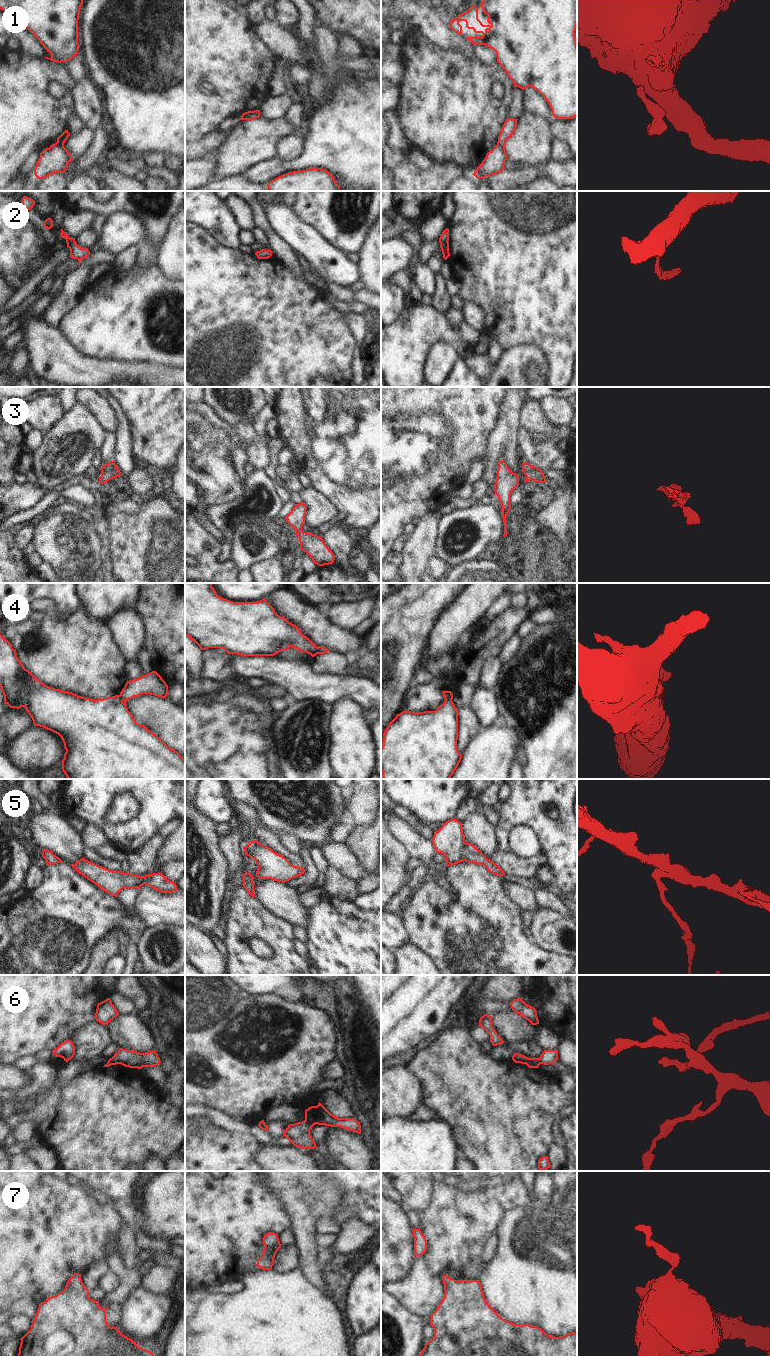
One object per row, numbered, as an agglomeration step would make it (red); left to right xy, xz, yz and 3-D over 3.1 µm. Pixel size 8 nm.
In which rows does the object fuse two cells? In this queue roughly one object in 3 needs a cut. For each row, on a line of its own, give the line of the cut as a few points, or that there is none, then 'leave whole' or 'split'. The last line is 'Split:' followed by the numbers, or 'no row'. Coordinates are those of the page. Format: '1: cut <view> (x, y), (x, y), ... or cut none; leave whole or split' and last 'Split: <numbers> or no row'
1: cut xy (55, 143), (63, 145); split
2: cut none; leave whole
3: cut none; leave whole
4: cut xz (316, 647), (317, 653); split
5: cut none; leave whole
6: cut xz (305, 1118), (314, 1124); split
7: cut none; leave whole
Split: 1, 4, 6

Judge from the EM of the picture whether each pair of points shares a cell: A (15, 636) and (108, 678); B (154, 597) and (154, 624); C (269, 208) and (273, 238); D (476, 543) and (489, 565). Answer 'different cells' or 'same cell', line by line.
A: same cell
B: same cell
C: different cells
D: different cells

